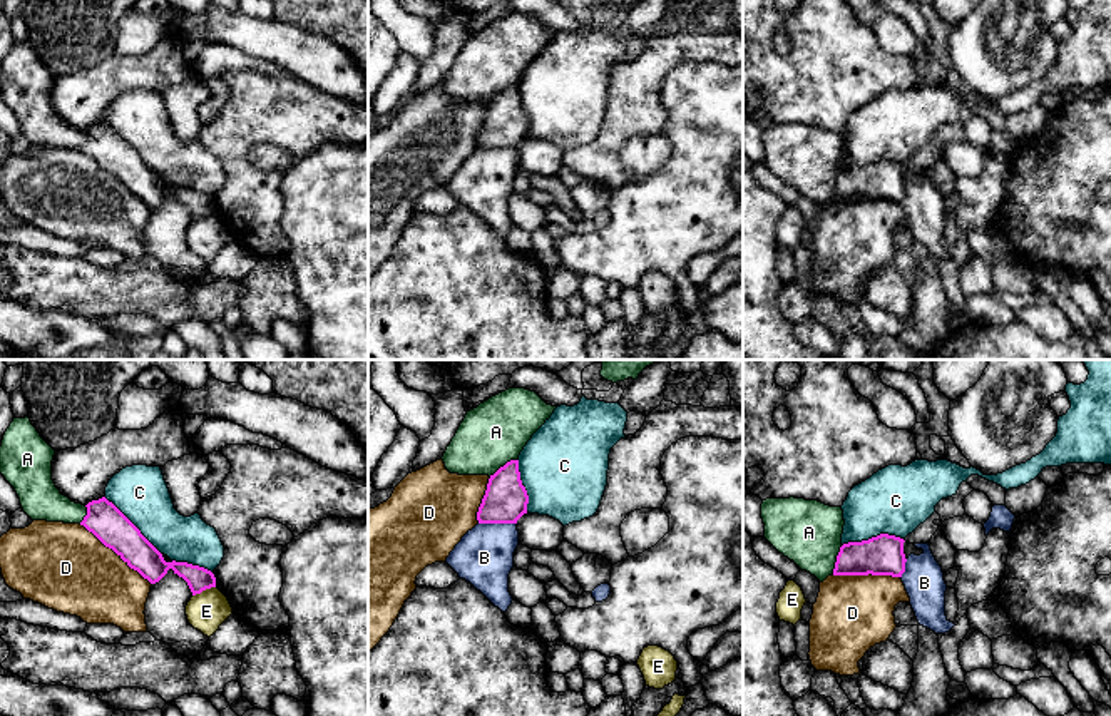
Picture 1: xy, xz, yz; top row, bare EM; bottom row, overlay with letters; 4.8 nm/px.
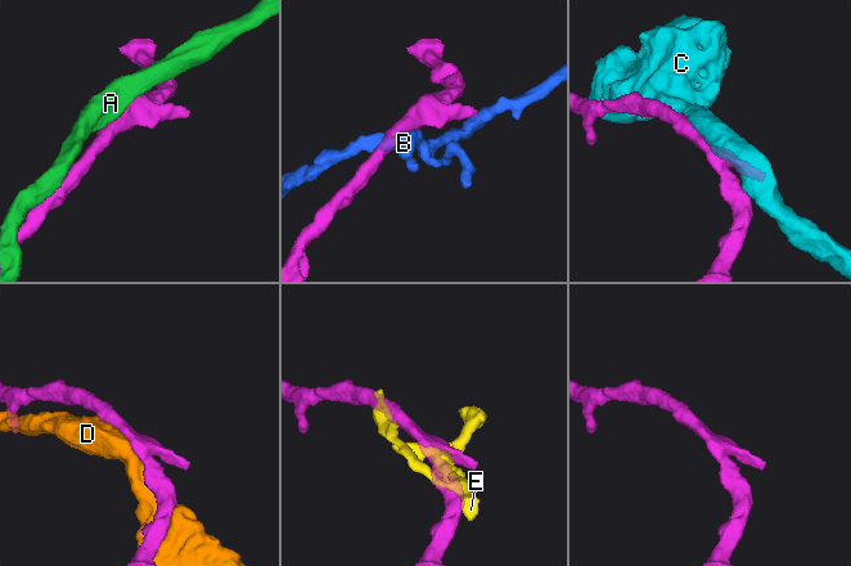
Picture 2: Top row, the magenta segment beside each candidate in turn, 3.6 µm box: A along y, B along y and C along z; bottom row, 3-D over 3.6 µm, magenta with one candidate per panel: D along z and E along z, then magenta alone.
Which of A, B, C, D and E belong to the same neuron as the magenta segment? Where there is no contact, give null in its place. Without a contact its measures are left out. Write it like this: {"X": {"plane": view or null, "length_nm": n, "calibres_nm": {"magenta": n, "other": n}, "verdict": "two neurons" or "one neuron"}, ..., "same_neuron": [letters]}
{"A": {"plane": "yz", "length_nm": 140, "calibres_nm": {"magenta": 190, "other": 320}, "verdict": "two neurons"}, "B": {"plane": "xz", "length_nm": 180, "calibres_nm": {"magenta": 220, "other": 280}, "verdict": "two neurons"}, "C": {"plane": "yz", "length_nm": 300, "calibres_nm": {"magenta": 190, "other": 320}, "verdict": "two neurons"}, "D": {"plane": "xy", "length_nm": 460, "calibres_nm": {"magenta": 170, "other": 420}, "verdict": "two neurons"}, "E": {"plane": "xy", "length_nm": 120, "calibres_nm": {"magenta": 120, "other": 190}, "verdict": "two neurons"}, "same_neuron": []}

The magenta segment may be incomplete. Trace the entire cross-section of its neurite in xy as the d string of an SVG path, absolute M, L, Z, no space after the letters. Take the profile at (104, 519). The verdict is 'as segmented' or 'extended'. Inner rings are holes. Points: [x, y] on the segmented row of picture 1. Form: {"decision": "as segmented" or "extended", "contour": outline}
{"decision": "as segmented", "contour": "M105 497L89 502L85 507L87 515L80 525L151 584L159 582L172 569L174 574L187 582L192 596L216 587L216 577L211 570L187 562L166 562L162 554Z"}

